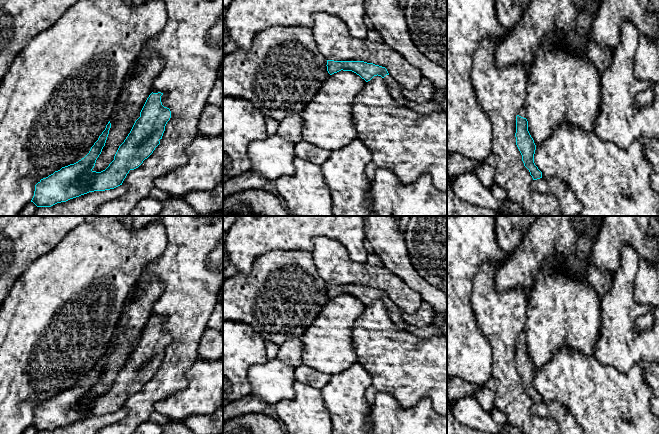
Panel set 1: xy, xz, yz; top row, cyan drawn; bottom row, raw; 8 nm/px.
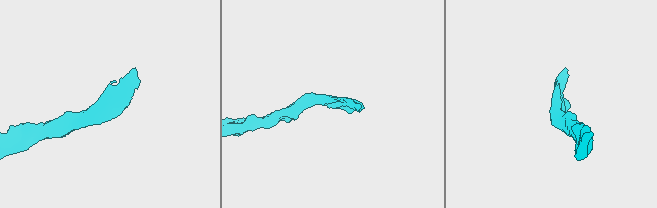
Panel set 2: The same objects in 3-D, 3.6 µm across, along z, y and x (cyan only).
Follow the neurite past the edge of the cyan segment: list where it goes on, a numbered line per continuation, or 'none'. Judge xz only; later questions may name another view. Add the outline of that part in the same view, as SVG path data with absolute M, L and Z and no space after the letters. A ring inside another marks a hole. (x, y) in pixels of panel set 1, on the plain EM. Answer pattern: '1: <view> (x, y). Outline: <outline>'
1: xz (394, 312). Outline: M386 299L384 302L385 308L387 310L387 314L390 317L390 319L395 323L399 328L406 329L409 324L407 324L402 319L402 310L399 306L397 306L394 302L392 302L390 299Z

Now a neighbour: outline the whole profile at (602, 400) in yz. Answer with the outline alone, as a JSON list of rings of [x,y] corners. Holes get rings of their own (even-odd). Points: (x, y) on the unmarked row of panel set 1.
[[[563,347],[551,360],[536,369],[534,387],[542,396],[543,403],[558,402],[574,417],[582,428],[582,434],[659,434],[659,419],[650,410],[651,388],[644,378],[646,364],[639,362],[628,372],[621,373],[610,365],[604,365],[593,355]]]

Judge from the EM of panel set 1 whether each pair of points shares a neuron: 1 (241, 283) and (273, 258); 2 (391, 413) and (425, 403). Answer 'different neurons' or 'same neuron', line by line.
1: same neuron
2: same neuron

